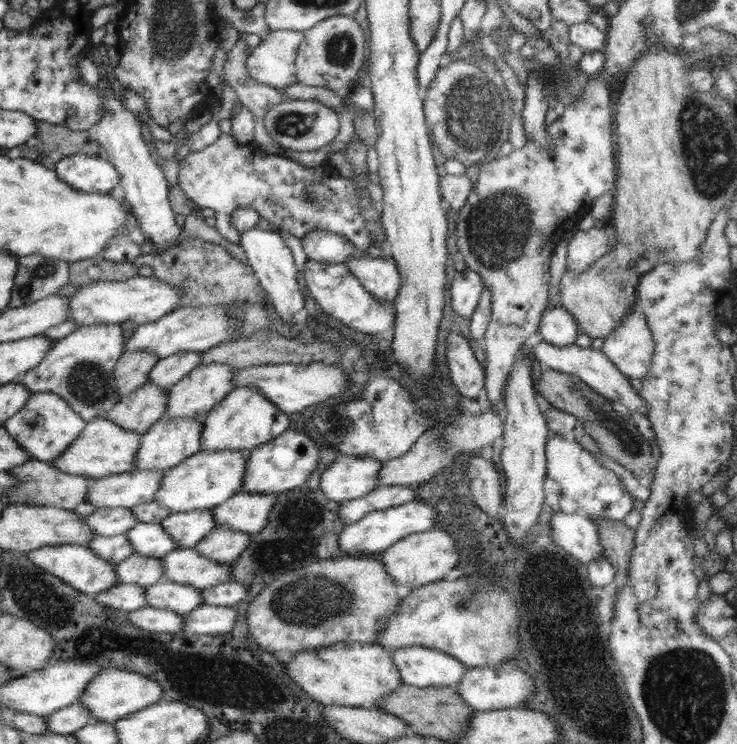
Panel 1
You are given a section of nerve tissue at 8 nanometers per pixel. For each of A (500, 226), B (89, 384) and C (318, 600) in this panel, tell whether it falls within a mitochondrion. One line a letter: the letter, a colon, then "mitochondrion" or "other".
A: mitochondrion
B: mitochondrion
C: mitochondrion

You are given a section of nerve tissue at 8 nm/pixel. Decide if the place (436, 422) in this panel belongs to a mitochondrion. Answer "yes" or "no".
no

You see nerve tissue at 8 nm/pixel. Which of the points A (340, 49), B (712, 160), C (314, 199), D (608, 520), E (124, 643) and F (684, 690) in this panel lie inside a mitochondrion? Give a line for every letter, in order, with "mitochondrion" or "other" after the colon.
A: mitochondrion
B: mitochondrion
C: mitochondrion
D: other
E: other
F: mitochondrion

